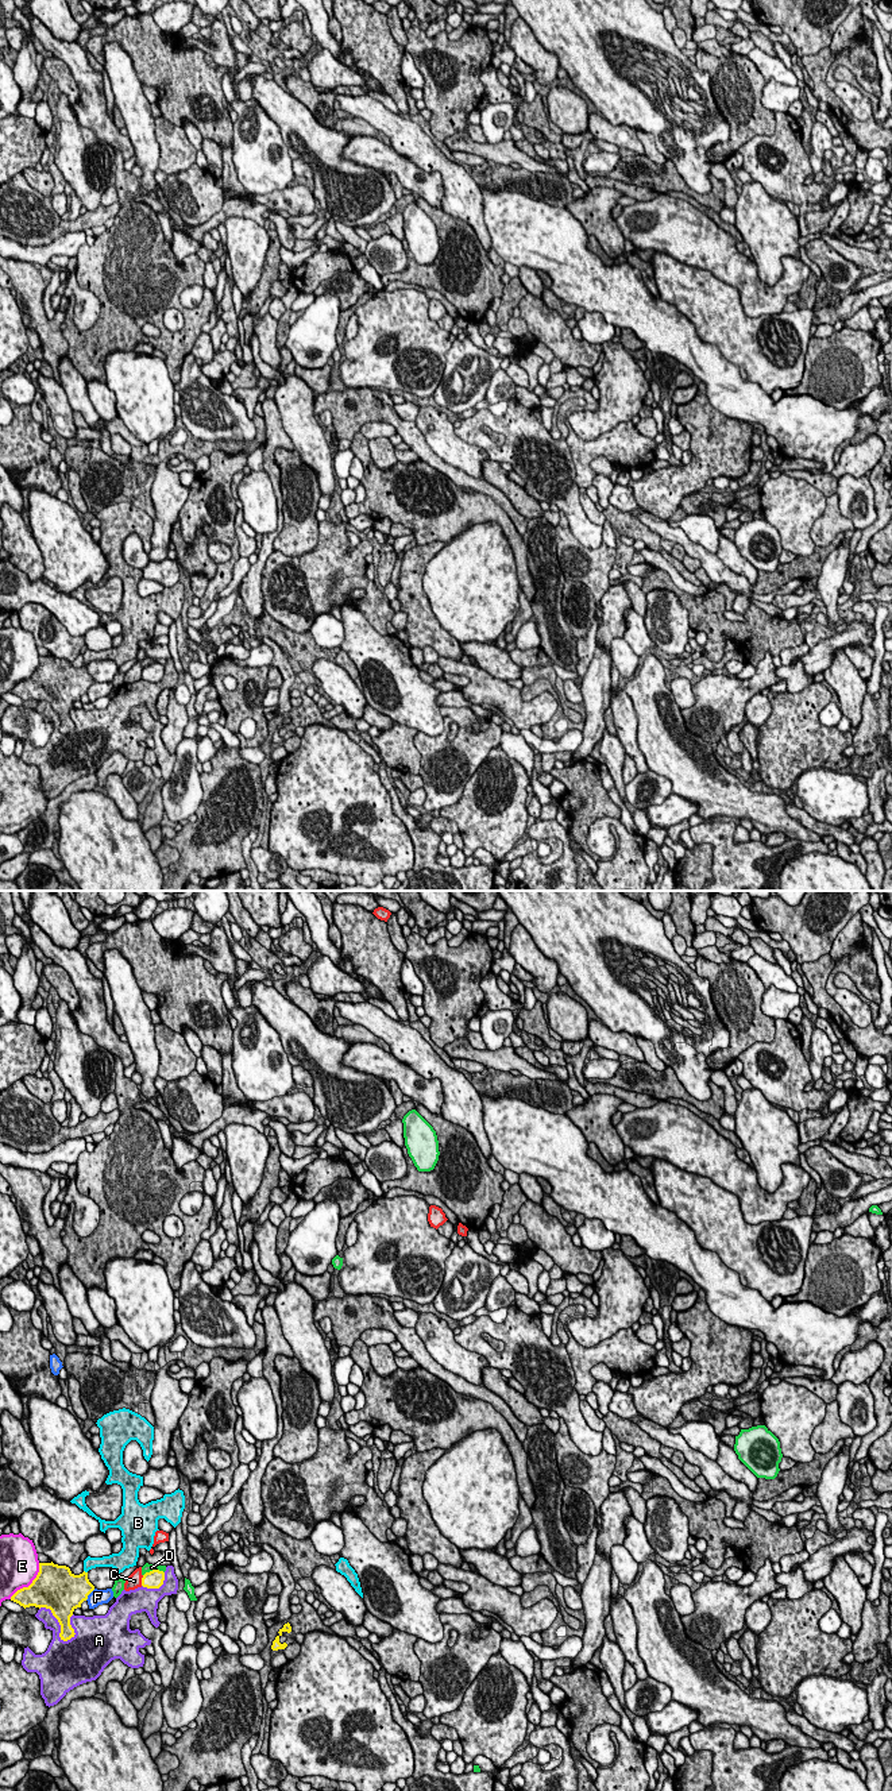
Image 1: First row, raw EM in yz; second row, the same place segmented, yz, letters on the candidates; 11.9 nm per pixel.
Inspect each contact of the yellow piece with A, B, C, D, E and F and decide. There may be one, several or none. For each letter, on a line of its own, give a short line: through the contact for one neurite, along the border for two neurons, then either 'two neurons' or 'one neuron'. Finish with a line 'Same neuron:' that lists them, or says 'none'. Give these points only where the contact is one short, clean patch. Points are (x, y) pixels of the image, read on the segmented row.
A: two neurons
B: two neurons
C: two neurons
D: two neurons
E: two neurons
F: two neurons
Same neuron: none

